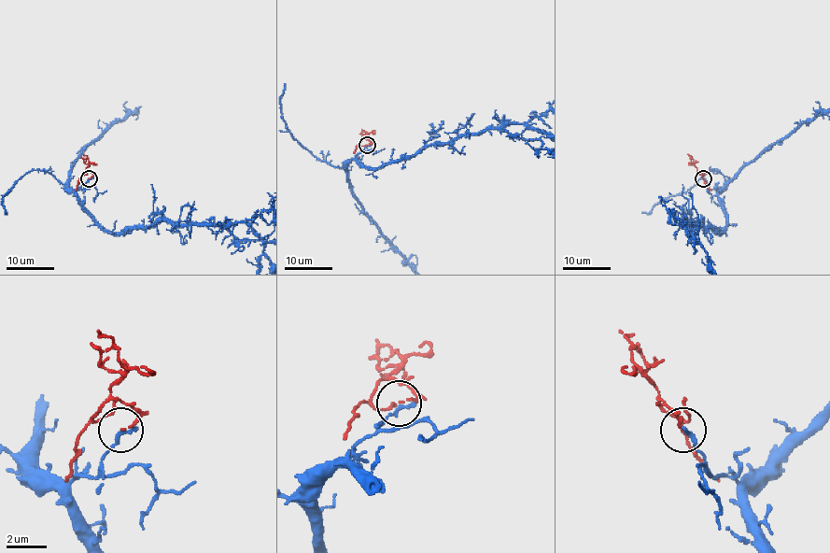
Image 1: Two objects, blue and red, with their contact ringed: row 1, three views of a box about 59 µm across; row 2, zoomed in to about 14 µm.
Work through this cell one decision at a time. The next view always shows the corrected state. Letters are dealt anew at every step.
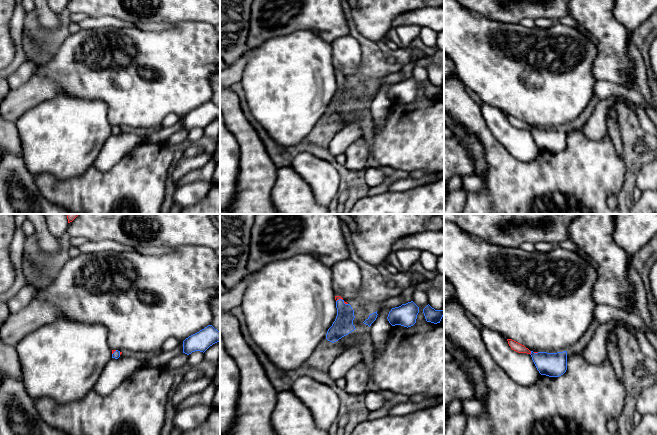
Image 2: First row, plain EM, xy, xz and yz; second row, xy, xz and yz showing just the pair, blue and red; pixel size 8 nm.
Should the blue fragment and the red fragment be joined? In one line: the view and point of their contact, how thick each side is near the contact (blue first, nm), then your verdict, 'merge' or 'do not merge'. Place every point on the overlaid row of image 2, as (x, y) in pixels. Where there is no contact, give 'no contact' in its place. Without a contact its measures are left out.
contact yz (531, 353); calibres 190 and 70 nm; merge

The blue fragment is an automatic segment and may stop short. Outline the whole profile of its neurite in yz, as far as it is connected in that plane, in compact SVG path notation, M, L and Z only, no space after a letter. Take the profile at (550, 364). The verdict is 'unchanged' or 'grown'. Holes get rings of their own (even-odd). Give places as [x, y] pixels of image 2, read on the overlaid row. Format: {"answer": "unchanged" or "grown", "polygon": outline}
{"answer": "grown", "polygon": "M507 339L507 341L512 350L518 353L530 354L537 370L541 375L559 377L566 372L567 351L557 353L533 352L524 345L512 339Z"}

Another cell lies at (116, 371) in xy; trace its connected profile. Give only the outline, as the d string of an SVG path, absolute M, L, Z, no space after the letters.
M122 352L118 359L112 358L105 366L94 390L101 396L107 396L135 371L144 367L143 362L130 353Z

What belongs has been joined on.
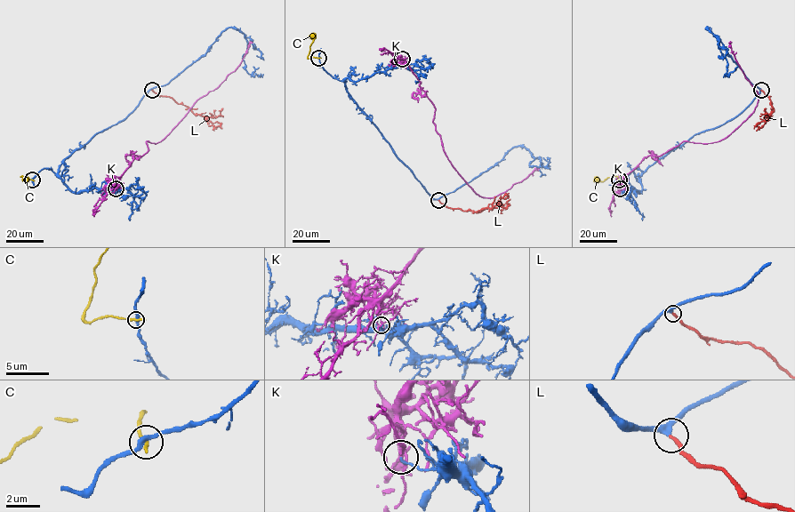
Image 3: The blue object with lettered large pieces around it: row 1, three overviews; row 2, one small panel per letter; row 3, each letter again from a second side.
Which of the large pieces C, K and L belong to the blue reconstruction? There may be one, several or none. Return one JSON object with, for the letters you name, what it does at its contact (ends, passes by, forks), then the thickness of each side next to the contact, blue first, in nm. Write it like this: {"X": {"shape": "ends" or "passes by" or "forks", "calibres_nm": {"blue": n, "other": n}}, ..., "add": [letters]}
{"L": {"shape": "ends", "calibres_nm": {"blue": 320, "other": 240}}, "add": ["L"]}

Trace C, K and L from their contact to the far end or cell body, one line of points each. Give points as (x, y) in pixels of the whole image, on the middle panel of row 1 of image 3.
C: (319, 58), (308, 58), (313, 40), (310, 36), (313, 36)
K: (402, 59), (435, 108), (433, 120), (447, 158), (476, 193), (493, 197), (539, 168)
L: (438, 200), (453, 209), (477, 212), (492, 208), (506, 195), (504, 199)

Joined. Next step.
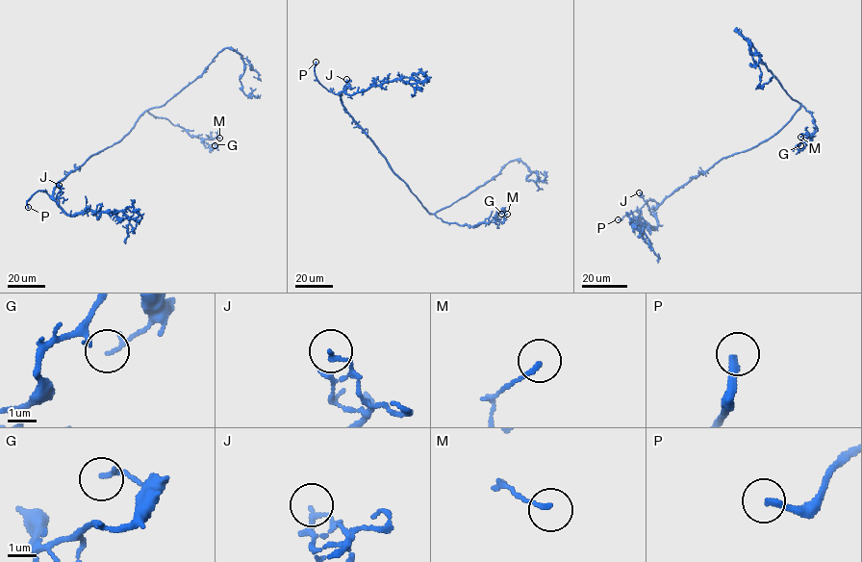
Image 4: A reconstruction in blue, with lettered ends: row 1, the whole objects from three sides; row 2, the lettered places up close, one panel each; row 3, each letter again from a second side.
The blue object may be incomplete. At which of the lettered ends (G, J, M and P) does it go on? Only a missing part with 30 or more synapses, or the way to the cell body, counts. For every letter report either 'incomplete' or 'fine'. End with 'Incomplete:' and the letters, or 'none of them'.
G: fine
J: fine
M: fine
P: incomplete
Incomplete: P

